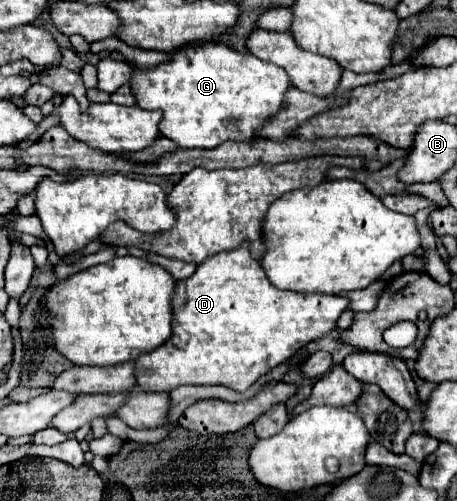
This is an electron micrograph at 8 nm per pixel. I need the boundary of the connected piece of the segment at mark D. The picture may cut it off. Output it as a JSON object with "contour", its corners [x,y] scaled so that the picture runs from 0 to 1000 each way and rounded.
{"contour":[[[538,487],[530,495],[512,495],[503,503],[477,503],[446,519],[429,535],[429,543],[411,559],[389,559],[389,575],[381,575],[381,655],[372,679],[341,695],[337,703],[319,703],[319,711],[302,711],[293,723],[302,727],[298,766],[315,782],[372,782],[394,766],[425,770],[495,770],[516,782],[534,782],[586,739],[621,727],[639,707],[665,695],[674,683],[705,675],[726,655],[735,655],[735,639],[757,619],[761,599],[722,587],[661,587],[661,583],[626,583],[608,579],[582,555],[565,519],[551,515]]]}

